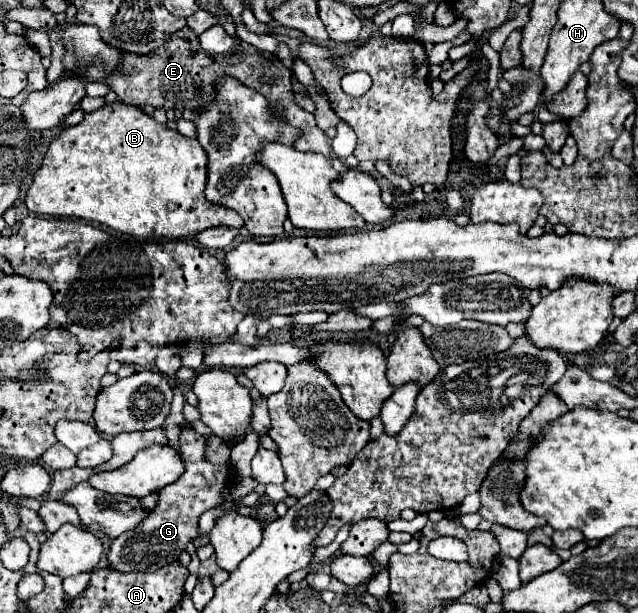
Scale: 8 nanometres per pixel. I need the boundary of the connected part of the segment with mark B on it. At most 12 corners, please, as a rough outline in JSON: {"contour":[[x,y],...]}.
{"contour":[[114,102],[52,140],[34,214],[188,238],[206,200],[196,138]]}

